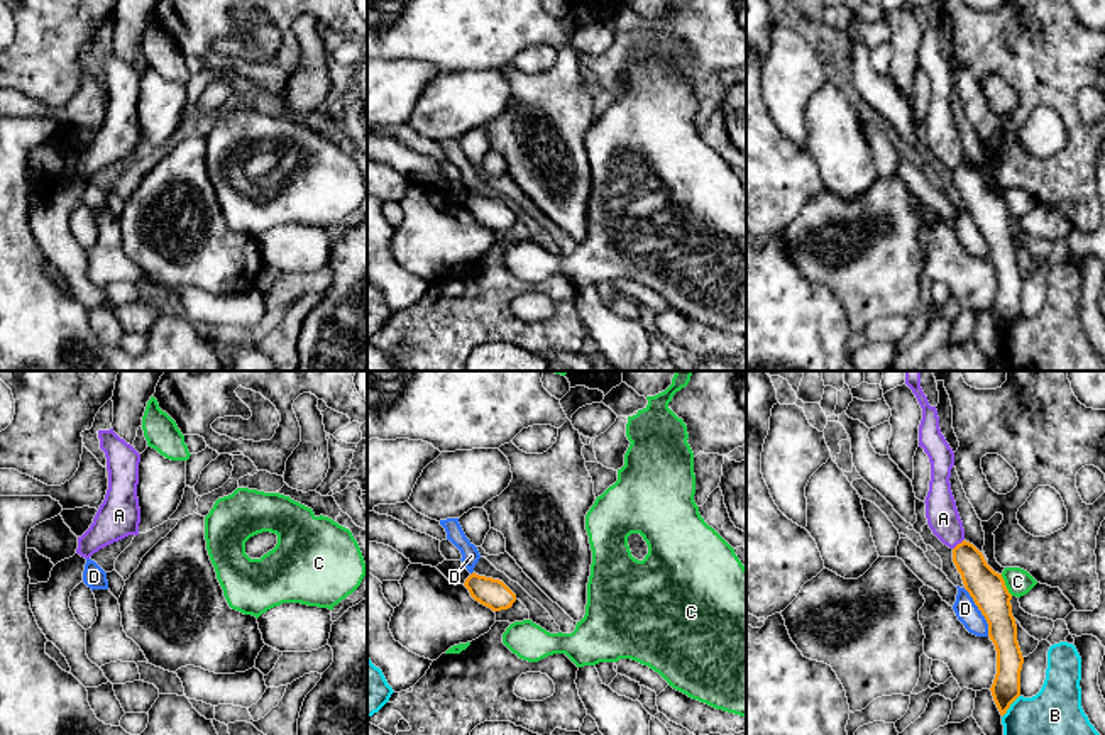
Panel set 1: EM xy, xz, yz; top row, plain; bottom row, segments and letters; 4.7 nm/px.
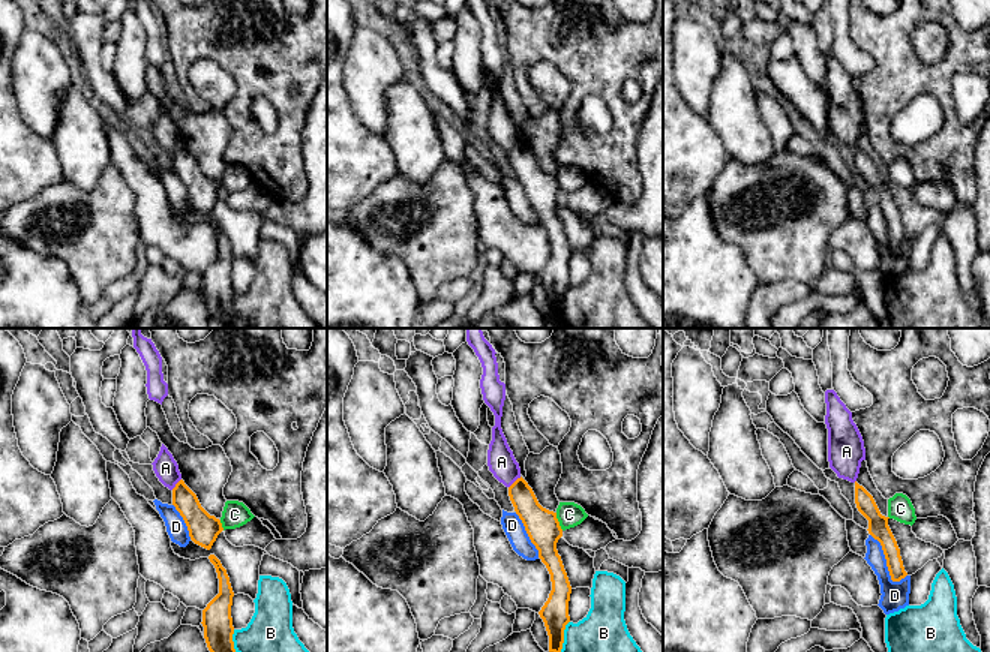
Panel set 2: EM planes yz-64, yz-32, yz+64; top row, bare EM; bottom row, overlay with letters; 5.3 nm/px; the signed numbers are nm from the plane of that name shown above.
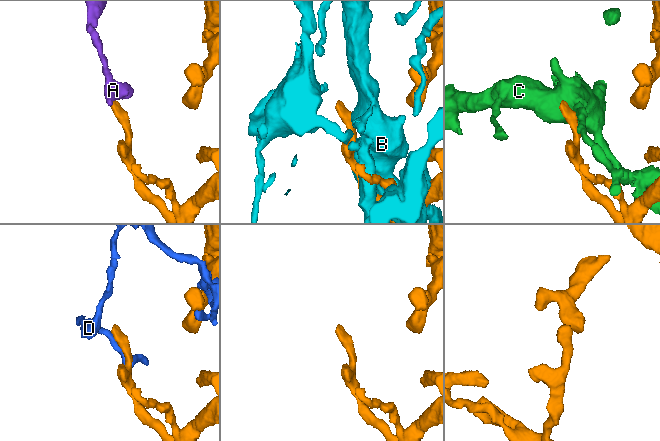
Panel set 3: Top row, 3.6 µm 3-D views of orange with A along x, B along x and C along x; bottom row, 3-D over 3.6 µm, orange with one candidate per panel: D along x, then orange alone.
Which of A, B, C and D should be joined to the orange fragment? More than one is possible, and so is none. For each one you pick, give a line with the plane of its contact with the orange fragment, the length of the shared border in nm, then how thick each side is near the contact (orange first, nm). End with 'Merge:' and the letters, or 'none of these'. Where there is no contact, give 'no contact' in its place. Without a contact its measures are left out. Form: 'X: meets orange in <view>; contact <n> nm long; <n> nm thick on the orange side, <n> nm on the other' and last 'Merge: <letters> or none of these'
Merge: none of these

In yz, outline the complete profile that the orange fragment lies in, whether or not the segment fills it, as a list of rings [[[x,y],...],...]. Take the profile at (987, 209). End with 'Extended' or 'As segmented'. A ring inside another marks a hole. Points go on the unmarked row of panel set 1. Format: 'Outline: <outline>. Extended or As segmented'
Outline: [[[966,161],[958,164],[953,169],[953,183],[961,195],[965,210],[988,244],[988,257],[997,271],[997,295],[990,312],[1003,337],[1020,317],[1020,291],[1024,285],[1012,235],[1012,215],[1002,195],[987,185],[983,174],[973,164]]]. As segmented

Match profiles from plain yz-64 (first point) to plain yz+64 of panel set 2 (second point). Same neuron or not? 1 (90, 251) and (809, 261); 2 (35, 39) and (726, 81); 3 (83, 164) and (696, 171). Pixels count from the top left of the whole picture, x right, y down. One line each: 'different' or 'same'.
1: same
2: different
3: different

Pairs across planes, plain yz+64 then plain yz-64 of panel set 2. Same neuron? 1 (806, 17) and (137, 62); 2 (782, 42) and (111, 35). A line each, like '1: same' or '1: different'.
1: same
2: different

